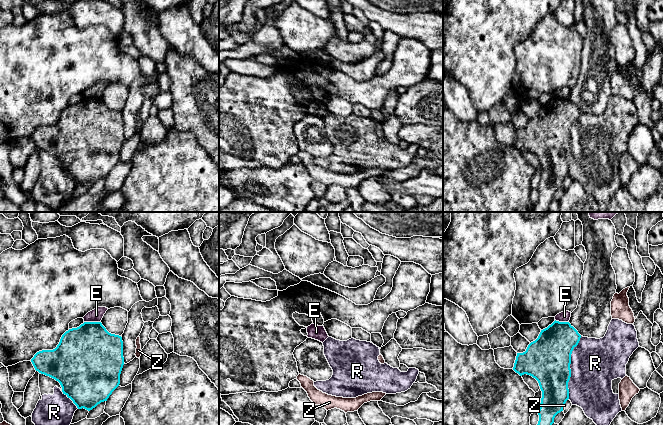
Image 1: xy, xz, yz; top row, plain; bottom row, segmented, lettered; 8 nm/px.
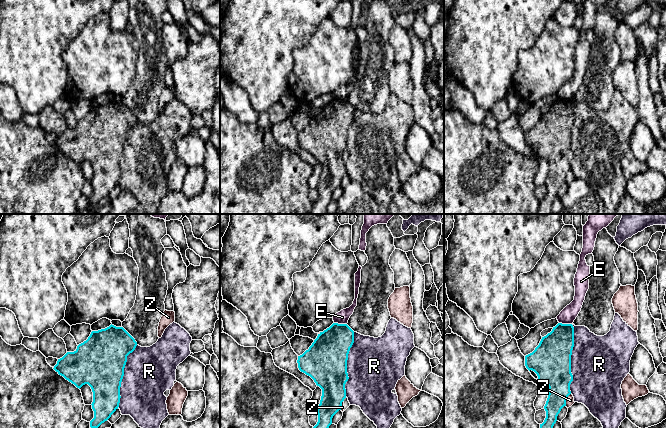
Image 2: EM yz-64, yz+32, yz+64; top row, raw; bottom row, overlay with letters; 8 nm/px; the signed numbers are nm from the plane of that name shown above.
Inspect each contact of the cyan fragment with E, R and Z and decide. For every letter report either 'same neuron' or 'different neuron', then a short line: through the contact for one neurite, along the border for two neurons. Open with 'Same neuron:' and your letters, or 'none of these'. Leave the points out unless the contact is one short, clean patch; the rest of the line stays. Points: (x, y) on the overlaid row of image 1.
Same neuron: none of these
E: different neuron
R: different neuron
Z: different neuron; line yz (564, 404), (562, 410)

